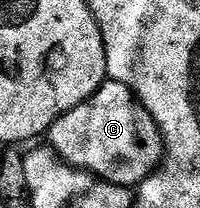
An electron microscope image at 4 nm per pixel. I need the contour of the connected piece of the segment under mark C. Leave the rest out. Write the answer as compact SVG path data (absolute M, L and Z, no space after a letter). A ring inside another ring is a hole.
M107 79L94 96L68 110L50 127L48 144L62 163L131 190L137 189L164 163L162 135L156 122L146 107L135 100L128 86L112 79Z

